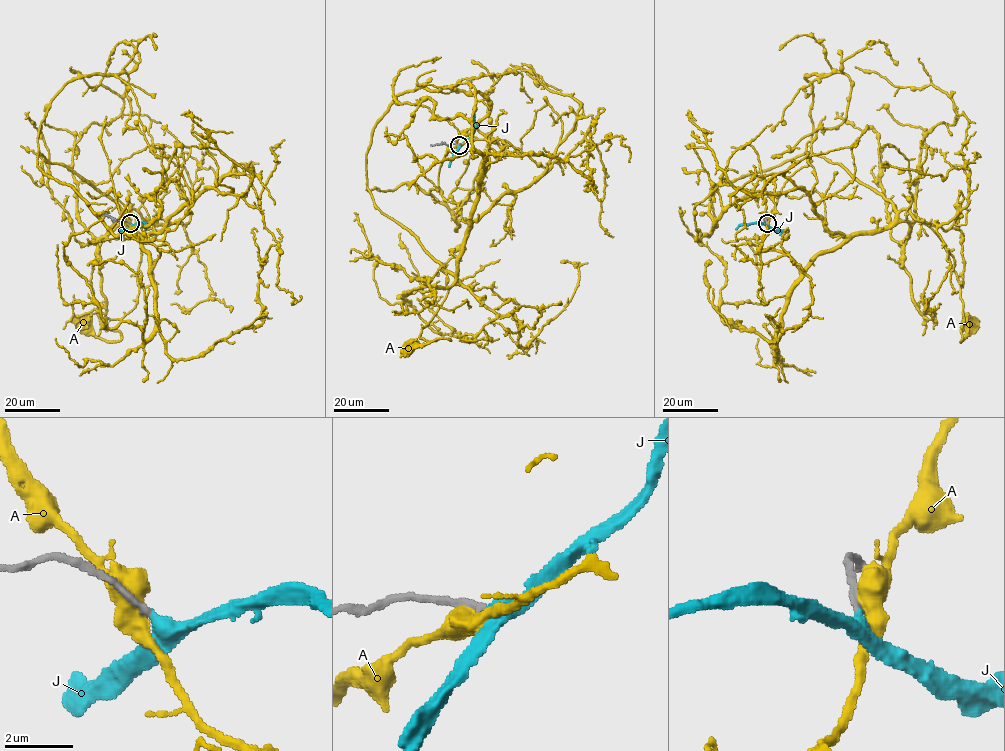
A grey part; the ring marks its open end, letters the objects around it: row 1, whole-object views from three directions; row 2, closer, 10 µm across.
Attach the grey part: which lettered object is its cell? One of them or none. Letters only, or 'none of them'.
J

